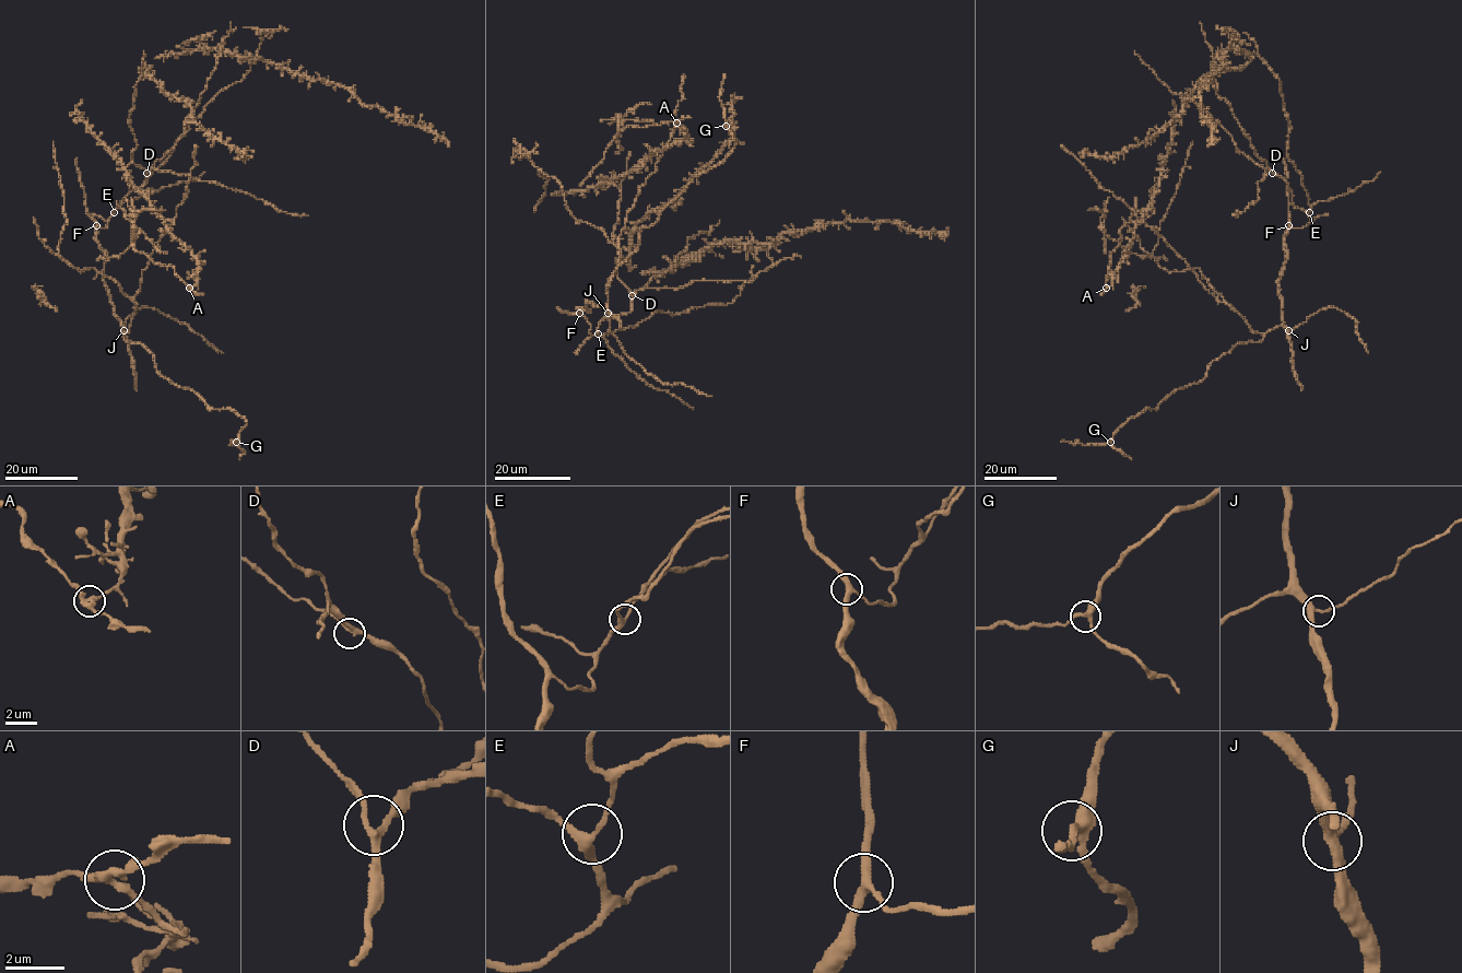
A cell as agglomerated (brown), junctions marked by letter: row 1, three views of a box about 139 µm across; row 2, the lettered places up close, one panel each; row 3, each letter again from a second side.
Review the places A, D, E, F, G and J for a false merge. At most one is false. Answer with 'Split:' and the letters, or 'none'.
Split: A

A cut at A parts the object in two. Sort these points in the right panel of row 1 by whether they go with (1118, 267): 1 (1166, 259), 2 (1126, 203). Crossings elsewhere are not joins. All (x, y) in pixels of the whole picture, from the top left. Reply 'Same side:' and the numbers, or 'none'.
Same side: 2

